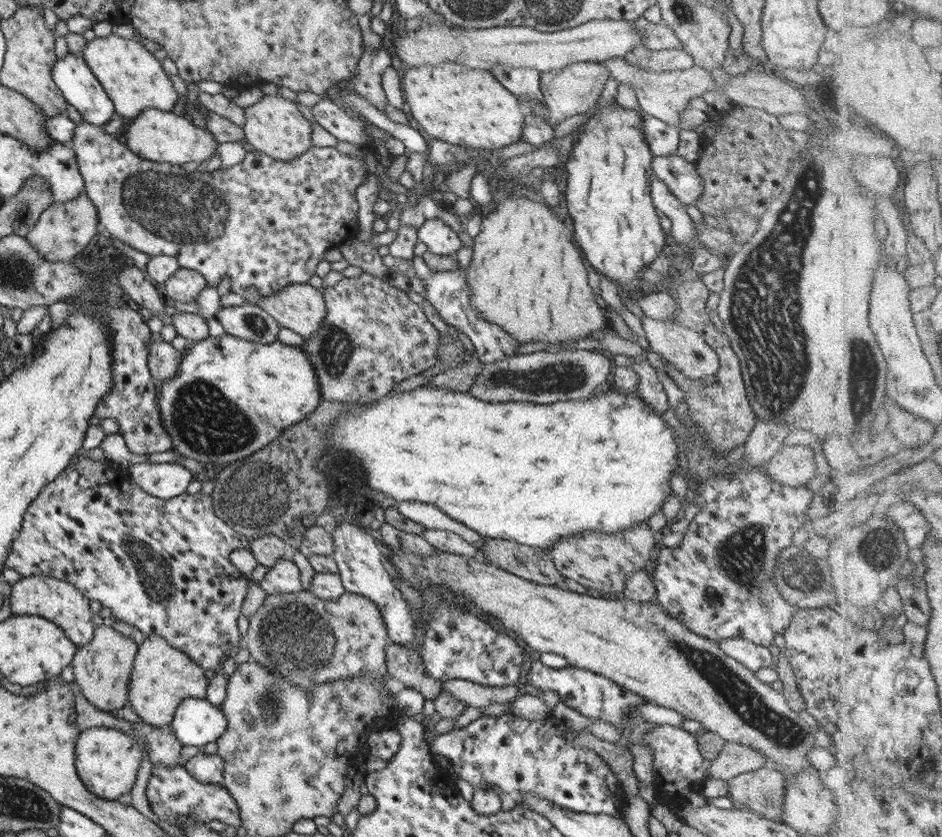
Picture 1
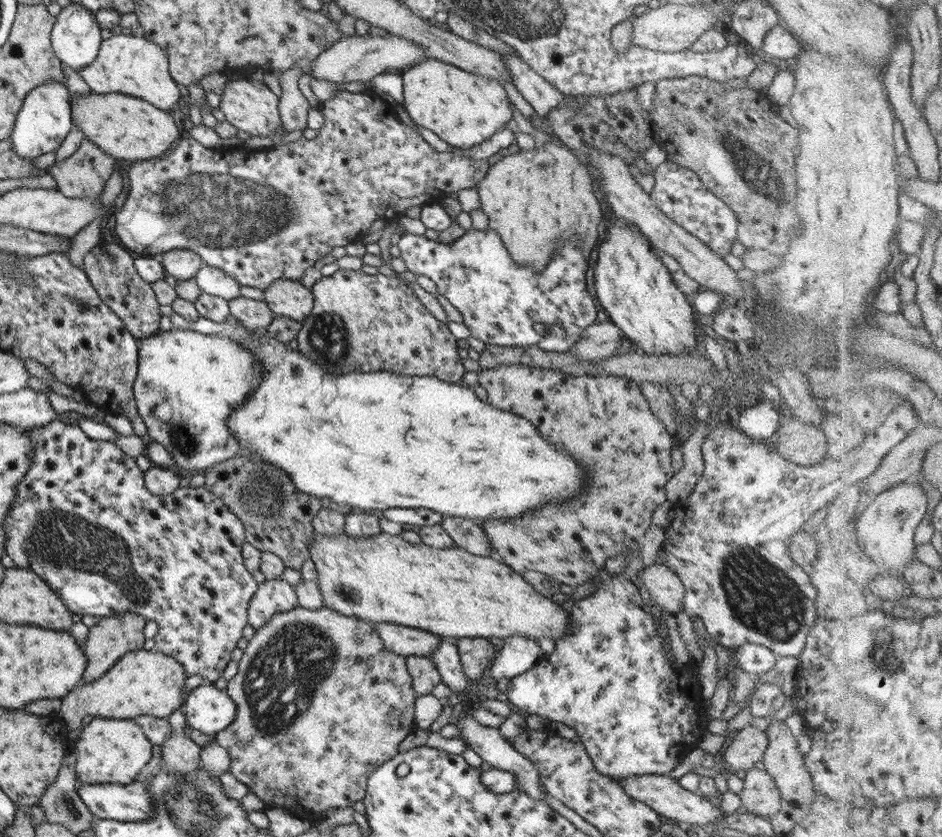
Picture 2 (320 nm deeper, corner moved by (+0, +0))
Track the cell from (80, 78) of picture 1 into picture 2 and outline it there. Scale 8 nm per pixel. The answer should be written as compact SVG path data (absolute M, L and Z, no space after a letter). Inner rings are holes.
M70 2L67 6L60 8L50 30L51 50L60 68L69 68L71 72L78 73L81 68L91 64L96 58L102 41L99 31L94 13L88 11L83 5Z

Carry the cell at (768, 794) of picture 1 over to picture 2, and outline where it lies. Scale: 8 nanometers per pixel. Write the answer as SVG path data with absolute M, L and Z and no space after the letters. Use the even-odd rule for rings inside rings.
M749 769L741 774L742 789L737 794L743 808L759 817L769 817L782 806L780 792L765 770Z

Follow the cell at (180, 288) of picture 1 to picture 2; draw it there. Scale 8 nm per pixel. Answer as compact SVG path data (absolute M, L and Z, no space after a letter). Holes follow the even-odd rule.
M171 249L159 254L158 259L171 282L190 279L203 263L199 255L187 249Z

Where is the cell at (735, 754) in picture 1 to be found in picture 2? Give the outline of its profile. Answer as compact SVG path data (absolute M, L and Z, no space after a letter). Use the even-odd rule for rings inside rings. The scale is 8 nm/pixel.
M751 725L744 726L724 745L723 765L738 774L753 769L753 764L761 761L766 744L766 733Z

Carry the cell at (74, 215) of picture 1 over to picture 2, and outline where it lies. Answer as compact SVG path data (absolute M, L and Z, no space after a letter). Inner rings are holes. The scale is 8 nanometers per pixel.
M83 140L73 154L51 164L48 171L56 181L55 190L65 198L95 200L116 163L90 140Z

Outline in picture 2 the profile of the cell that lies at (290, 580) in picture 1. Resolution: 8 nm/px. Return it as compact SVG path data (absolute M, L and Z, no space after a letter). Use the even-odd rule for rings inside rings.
M283 579L265 580L257 585L255 594L249 600L246 623L258 629L279 612L289 612L297 607L294 587Z

